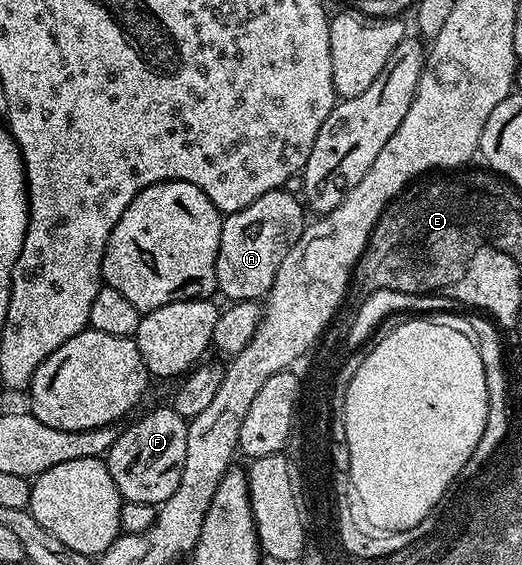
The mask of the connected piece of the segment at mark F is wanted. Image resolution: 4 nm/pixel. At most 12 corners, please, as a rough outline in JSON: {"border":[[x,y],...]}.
{"border":[[164,404],[117,433],[121,499],[156,506],[186,464],[186,419]]}

